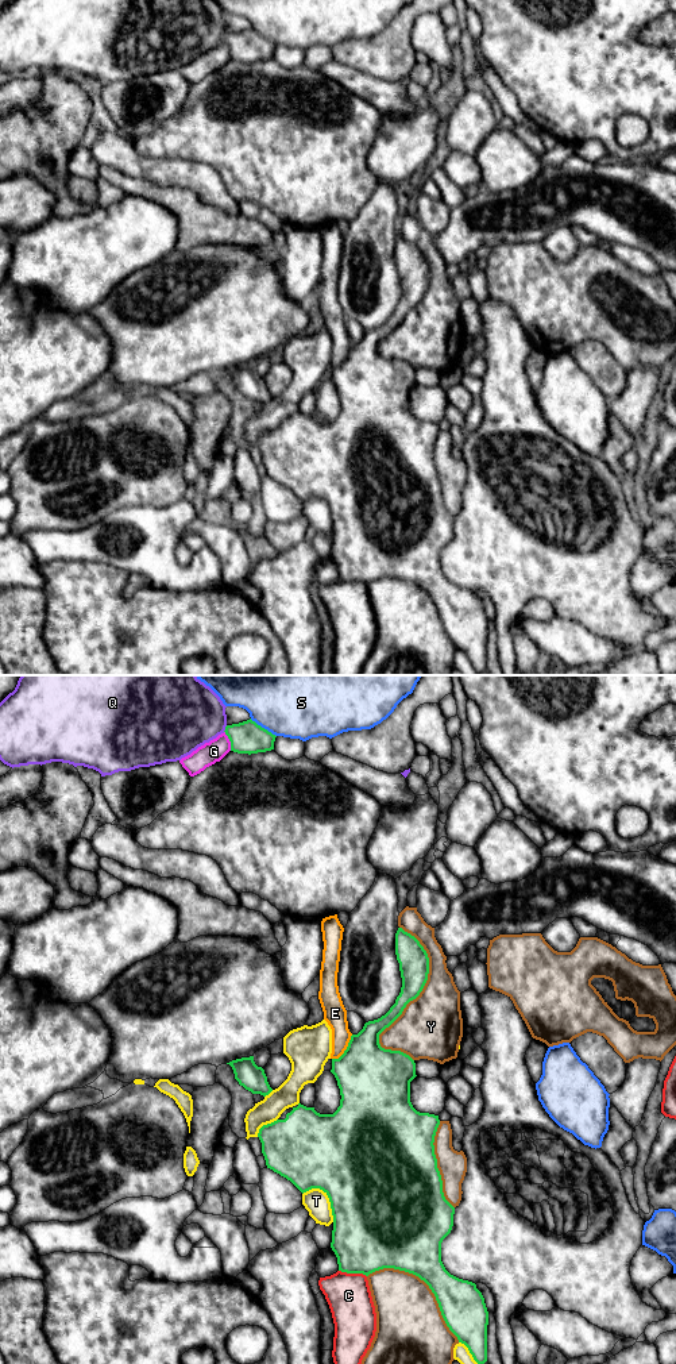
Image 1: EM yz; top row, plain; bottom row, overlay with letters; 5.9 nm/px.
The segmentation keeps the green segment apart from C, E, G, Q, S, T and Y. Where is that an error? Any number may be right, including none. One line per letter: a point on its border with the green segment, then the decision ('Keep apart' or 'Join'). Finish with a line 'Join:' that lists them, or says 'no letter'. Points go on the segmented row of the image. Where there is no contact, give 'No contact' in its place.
C: Touches green at yz (352, 1272). Keep apart
E: Touches green at yz (346, 1050). Keep apart
G: Touches green at yz (230, 740). Keep apart
Q: Touches green at yz (226, 728). Keep apart
S: Touches green at yz (263, 728). Keep apart
T: Touches green at yz (328, 1197). Keep apart
Y: Touches green at yz (412, 1000). Keep apart
Join: no letter

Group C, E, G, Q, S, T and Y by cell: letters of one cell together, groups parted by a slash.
C / E T / G / Q / S / Y

